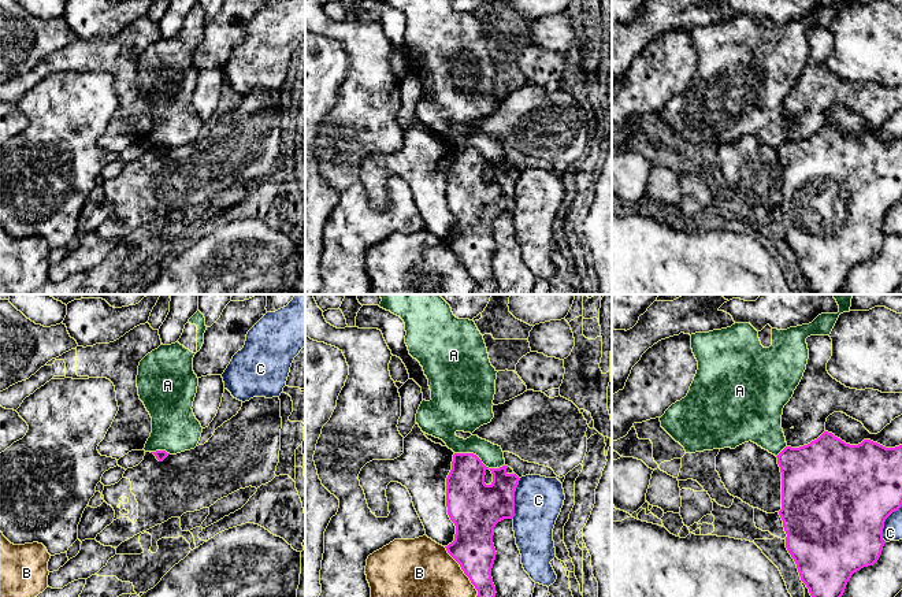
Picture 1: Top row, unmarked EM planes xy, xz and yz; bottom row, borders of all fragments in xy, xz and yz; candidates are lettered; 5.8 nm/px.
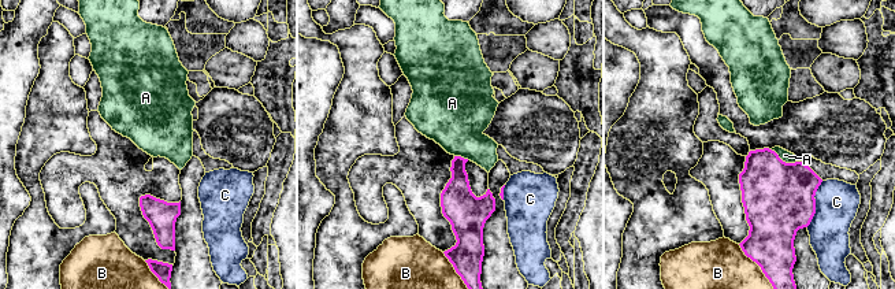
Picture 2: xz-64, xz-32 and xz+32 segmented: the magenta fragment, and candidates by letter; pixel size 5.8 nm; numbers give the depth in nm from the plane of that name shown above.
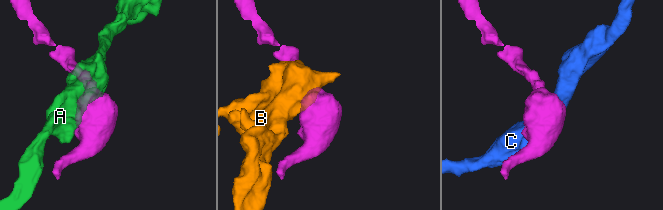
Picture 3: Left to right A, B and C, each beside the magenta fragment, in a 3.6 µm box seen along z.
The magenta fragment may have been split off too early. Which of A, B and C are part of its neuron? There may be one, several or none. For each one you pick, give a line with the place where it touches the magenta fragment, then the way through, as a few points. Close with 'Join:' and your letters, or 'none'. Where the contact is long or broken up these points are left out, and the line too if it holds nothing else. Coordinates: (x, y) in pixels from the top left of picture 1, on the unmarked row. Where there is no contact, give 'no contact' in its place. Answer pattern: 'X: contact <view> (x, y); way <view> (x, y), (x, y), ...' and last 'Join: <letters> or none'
Join: none

